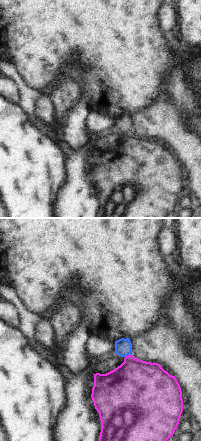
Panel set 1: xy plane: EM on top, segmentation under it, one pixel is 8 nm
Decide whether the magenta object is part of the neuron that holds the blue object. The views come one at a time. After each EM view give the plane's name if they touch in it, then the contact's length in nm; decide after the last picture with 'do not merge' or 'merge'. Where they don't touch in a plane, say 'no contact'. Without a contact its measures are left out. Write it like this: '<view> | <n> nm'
xy | 60 nm

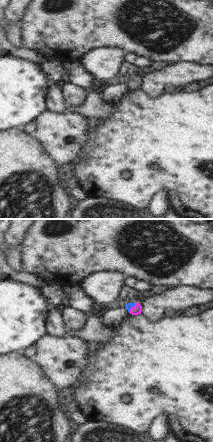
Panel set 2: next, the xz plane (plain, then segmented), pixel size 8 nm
xz | 90 nm

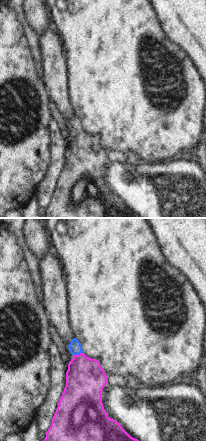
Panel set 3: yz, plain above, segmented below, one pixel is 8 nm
yz | 80 nm

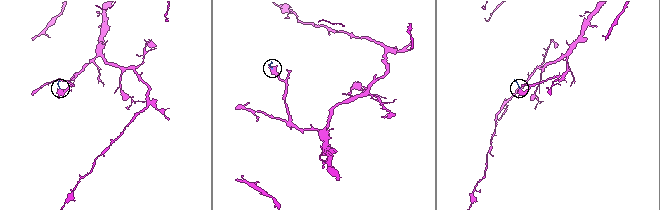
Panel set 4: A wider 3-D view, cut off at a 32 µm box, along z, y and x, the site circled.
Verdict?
merge

